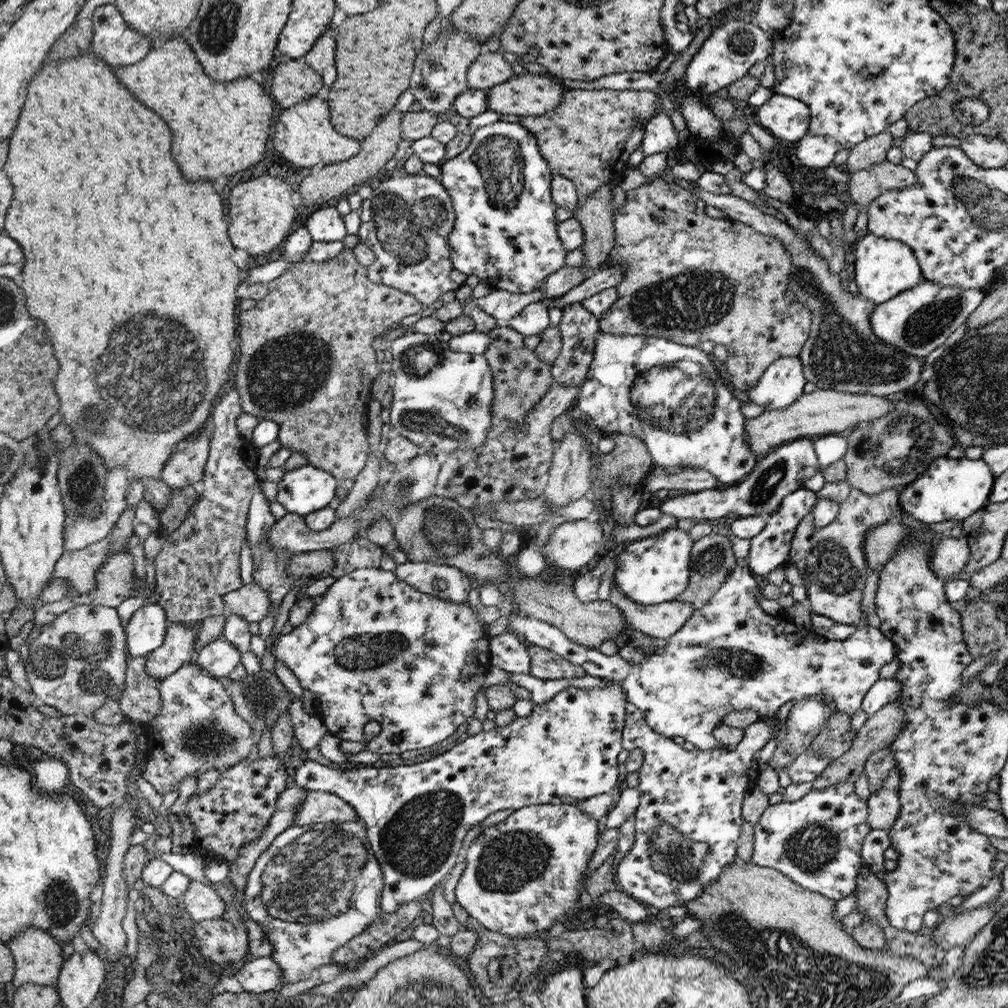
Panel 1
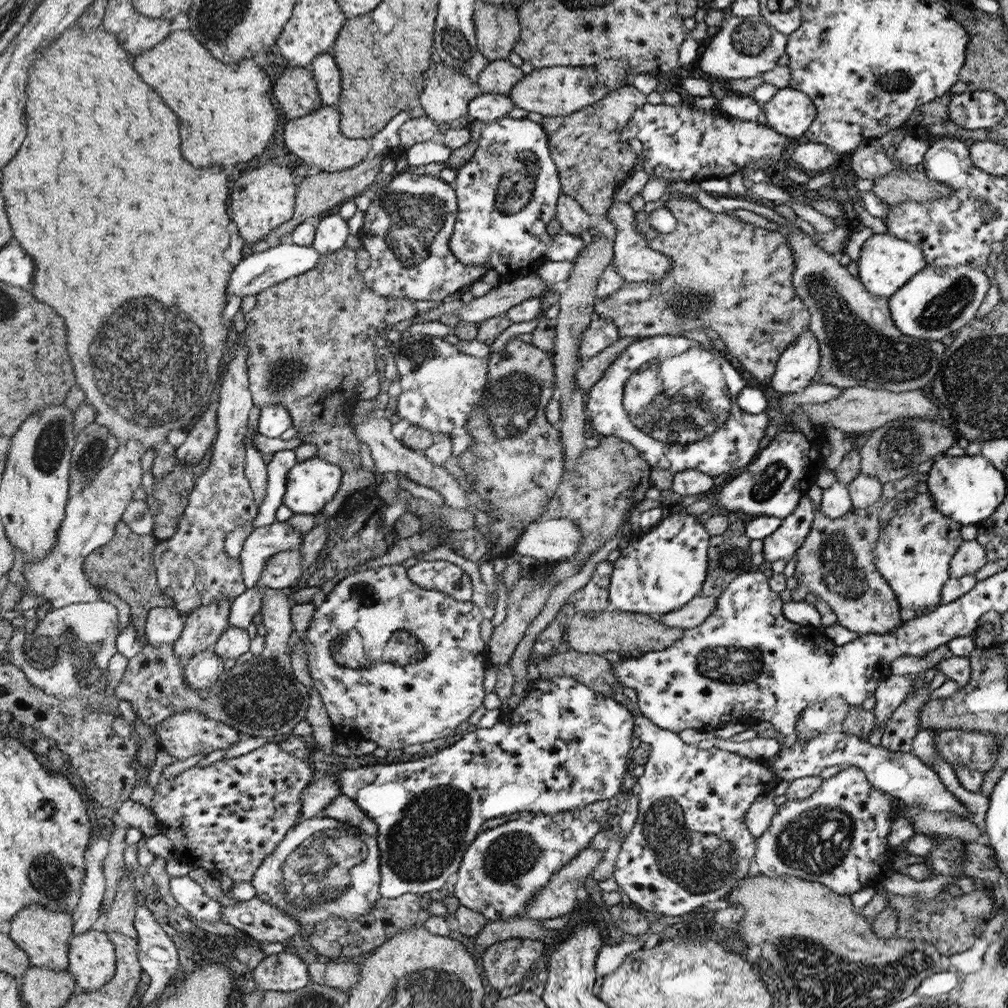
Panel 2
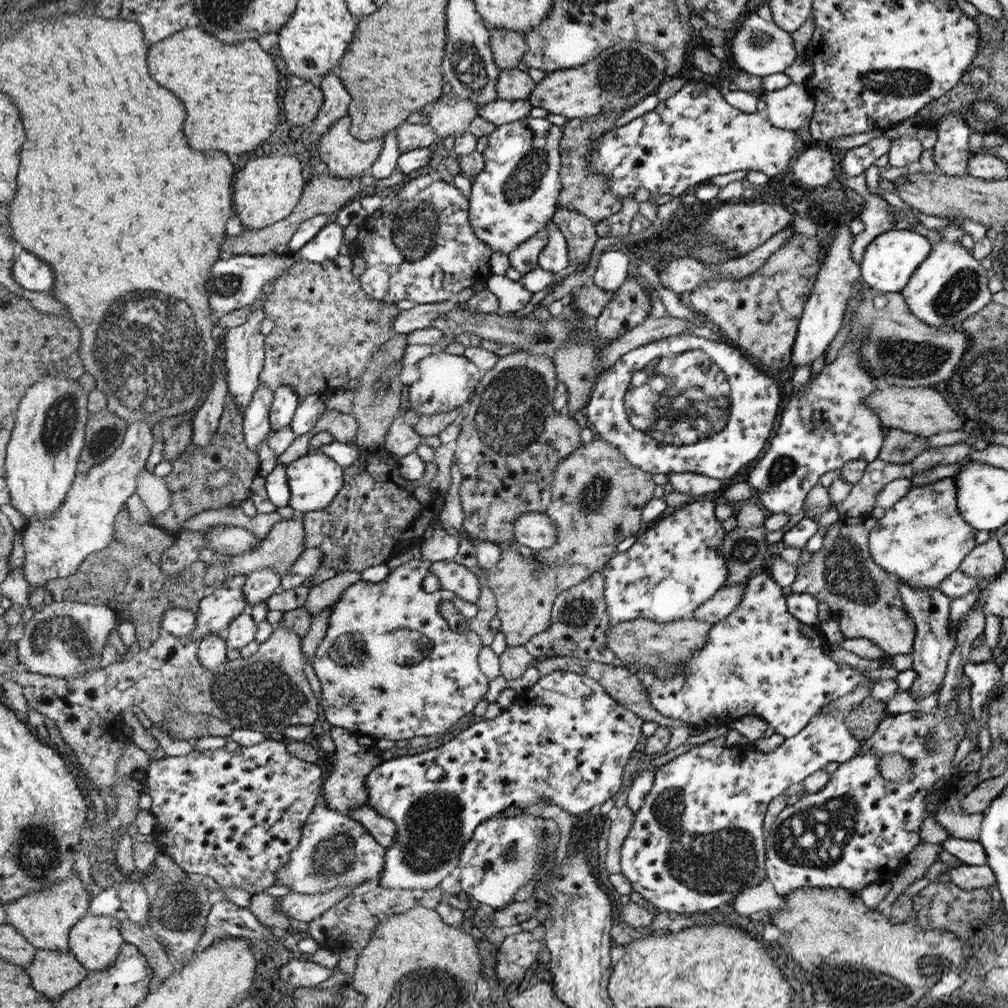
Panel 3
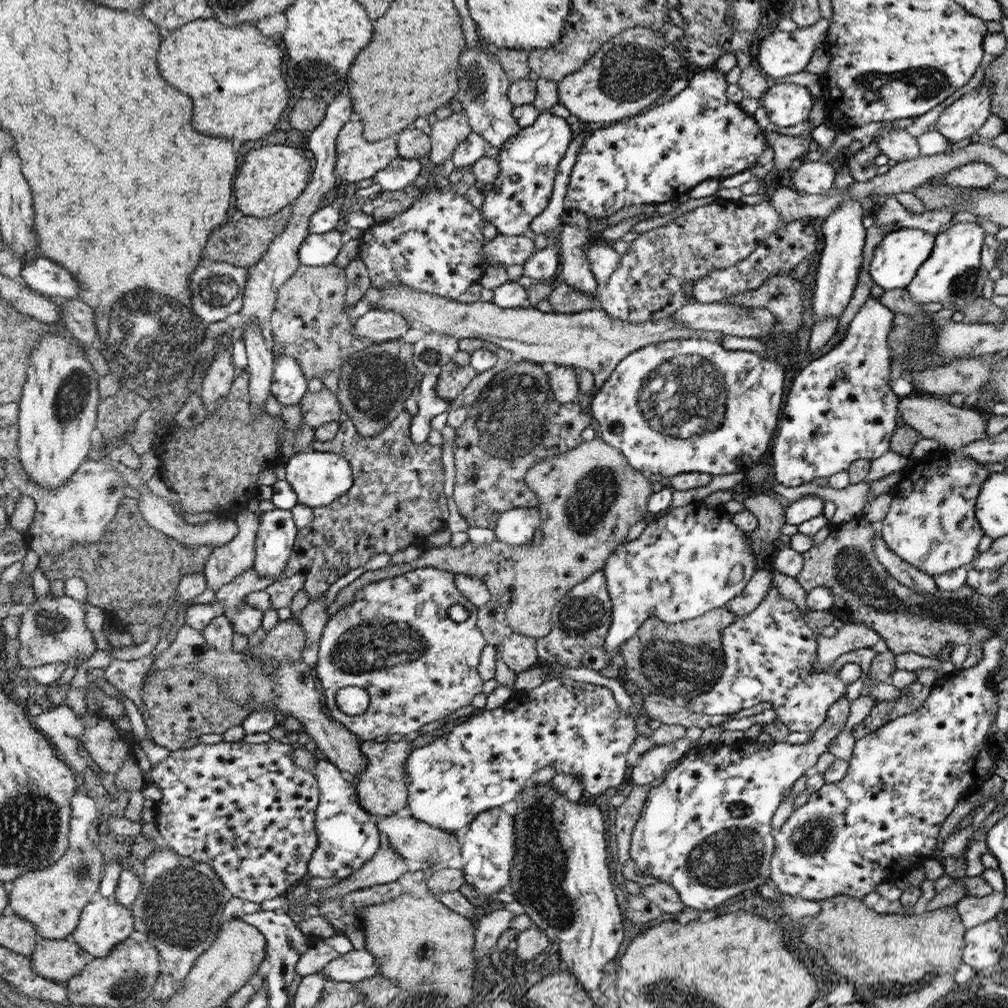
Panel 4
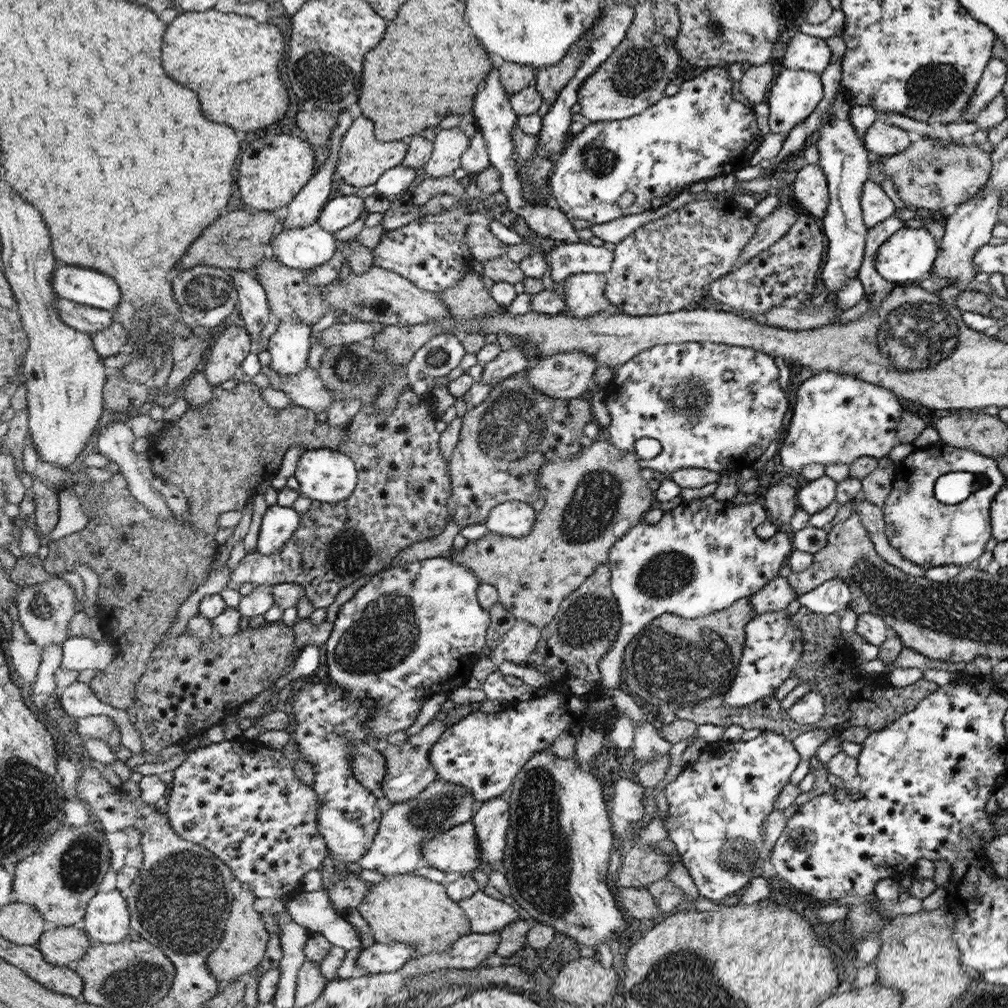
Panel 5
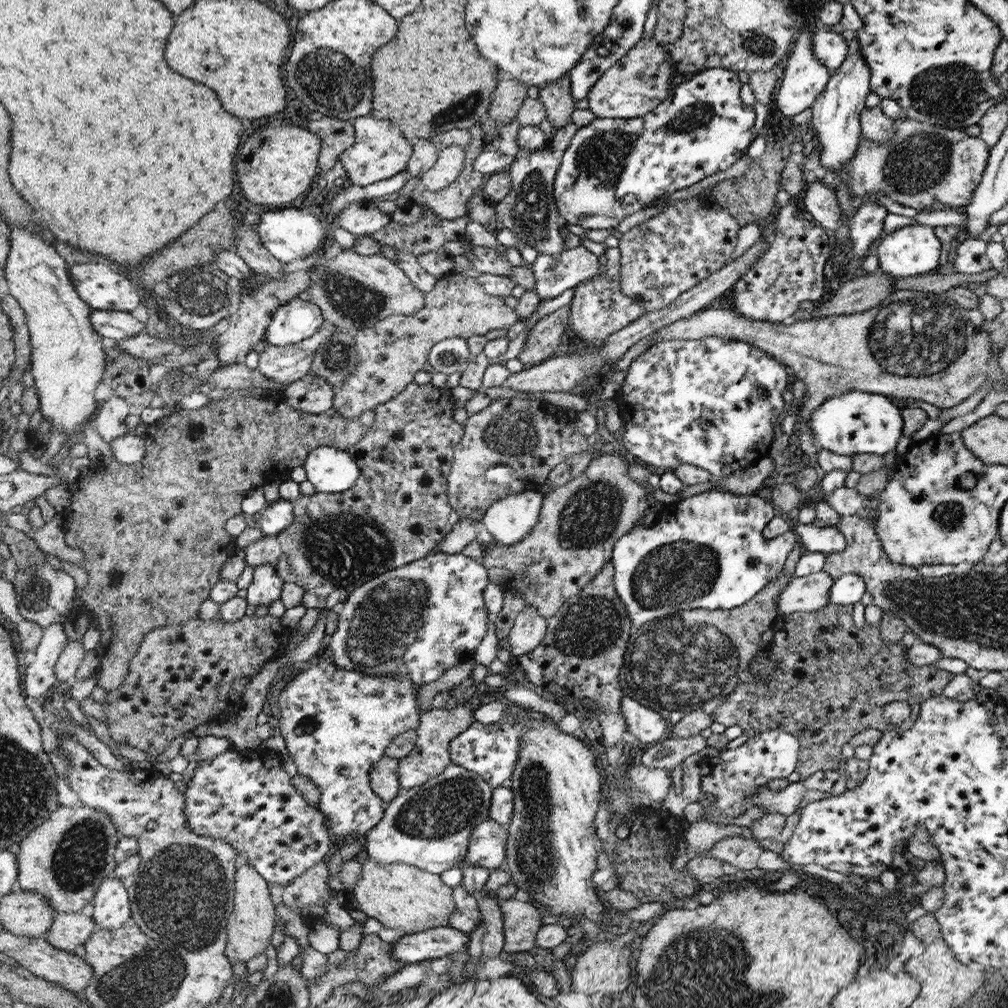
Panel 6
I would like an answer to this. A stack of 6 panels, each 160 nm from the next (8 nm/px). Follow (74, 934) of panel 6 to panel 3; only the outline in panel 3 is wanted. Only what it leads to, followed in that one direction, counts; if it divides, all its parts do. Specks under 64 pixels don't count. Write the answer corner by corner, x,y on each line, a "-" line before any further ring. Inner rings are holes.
39,949
37,959
28,967
40,993
52,1001
61,1000
89,975
82,961
71,952

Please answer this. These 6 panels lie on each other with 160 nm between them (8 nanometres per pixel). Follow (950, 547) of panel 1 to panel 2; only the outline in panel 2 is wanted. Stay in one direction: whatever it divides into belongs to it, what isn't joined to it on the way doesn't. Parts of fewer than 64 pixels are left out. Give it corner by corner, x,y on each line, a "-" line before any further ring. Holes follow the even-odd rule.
968,540
959,548
953,557
949,576
960,578
961,576
974,575
979,568
988,563
989,552
985,546
976,540

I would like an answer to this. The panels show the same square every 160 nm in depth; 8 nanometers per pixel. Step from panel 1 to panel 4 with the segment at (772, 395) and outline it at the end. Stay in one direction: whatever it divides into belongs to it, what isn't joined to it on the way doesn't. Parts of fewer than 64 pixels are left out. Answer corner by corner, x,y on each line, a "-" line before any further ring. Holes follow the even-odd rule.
844,157
842,169
838,172
833,188
842,194
843,201
839,203
837,209
830,216
825,217
822,223
822,236
824,236
825,248
822,248
818,271
816,272
816,282
812,294
812,310
817,321
826,320
833,316
841,316
846,310
852,292
858,284
858,274
862,268
862,246
866,240
866,228
862,224
864,210
860,206
860,201
852,196
847,196
849,188
856,183
851,175
852,167

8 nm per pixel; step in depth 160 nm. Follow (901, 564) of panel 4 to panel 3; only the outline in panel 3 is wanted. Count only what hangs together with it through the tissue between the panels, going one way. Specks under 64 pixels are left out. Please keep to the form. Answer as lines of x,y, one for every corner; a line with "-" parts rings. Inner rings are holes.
899,578
896,580
900,584
901,597
905,607
917,622
914,648
909,655
913,658
912,670
918,673
918,677
909,688
909,692
913,698
924,698
941,688
946,672
946,662
955,648
955,638
949,631
952,600
939,588
912,588
909,584
901,582

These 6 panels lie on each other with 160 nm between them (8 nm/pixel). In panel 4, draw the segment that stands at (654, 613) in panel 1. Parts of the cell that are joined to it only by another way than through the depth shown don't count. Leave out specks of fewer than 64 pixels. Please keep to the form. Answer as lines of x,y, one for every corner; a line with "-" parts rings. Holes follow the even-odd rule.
767,567
758,570
746,584
744,591
737,597
730,599
724,607
729,608
730,613
736,617
744,617
754,612
762,602
763,596
772,586
772,575
770,573
772,572

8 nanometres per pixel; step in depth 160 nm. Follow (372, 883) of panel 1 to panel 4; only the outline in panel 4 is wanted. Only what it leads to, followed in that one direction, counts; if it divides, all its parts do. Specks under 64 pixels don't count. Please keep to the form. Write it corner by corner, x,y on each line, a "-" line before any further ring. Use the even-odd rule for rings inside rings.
326,759
317,760
313,773
320,782
320,804
316,810
316,829
319,839
318,848
309,860
309,873
318,878
348,878
354,872
360,870
361,866
377,854
377,850
382,846
383,837
380,829
377,828
379,816
370,813
361,804
360,796
357,796
357,784
355,780
346,781
340,775
340,769

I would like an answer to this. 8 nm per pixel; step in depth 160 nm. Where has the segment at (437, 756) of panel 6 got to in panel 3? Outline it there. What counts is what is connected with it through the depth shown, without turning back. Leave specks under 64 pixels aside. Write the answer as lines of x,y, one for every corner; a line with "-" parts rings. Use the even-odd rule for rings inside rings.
332,726
328,735
333,737
336,745
335,752
332,755
334,766
324,786
322,786
320,798
328,800
330,808
347,814
348,811
369,803
366,780
368,780
368,776
370,772
374,771
374,768
380,767
381,764
385,763
381,754
384,751
378,749
374,741
364,741
346,728

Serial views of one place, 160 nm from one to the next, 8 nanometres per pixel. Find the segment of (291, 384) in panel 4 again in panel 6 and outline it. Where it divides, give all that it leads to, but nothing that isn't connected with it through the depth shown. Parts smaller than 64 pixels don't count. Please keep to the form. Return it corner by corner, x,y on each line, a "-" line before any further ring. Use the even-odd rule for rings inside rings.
296,297
278,307
264,339
267,345
286,346
310,338
325,323
319,306

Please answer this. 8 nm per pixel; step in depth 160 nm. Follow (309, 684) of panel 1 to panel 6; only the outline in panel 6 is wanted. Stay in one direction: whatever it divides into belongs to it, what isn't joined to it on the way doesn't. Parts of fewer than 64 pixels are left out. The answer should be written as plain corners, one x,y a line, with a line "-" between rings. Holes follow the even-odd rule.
440,552
369,580
349,595
338,614
338,627
330,638
335,662
372,676
410,676
415,688
438,680
448,668
469,660
487,633
491,617
485,610
484,590
489,583
488,570
480,560

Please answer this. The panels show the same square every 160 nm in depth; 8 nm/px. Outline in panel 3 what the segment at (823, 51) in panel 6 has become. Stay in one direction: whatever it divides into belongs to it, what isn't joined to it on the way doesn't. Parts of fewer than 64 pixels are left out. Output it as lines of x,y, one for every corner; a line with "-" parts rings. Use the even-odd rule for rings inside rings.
757,14
748,16
741,27
730,35
730,46
727,52
736,70
762,78
783,73
793,64
797,56
791,34
775,26
774,23
760,18

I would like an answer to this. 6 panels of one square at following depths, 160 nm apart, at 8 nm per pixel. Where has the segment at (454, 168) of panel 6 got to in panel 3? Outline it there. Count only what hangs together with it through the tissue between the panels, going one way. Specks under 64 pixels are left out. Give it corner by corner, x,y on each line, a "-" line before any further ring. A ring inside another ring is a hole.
452,91
445,96
441,94
440,98
430,104
429,124
442,142
449,136
455,138
466,133
478,109
474,103

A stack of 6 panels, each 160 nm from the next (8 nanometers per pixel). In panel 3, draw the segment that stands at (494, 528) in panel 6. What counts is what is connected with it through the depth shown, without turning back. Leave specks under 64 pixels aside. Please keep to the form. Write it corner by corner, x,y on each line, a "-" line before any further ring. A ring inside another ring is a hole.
524,513
514,521
514,545
529,547
534,553
554,547
559,534
559,526
545,513

